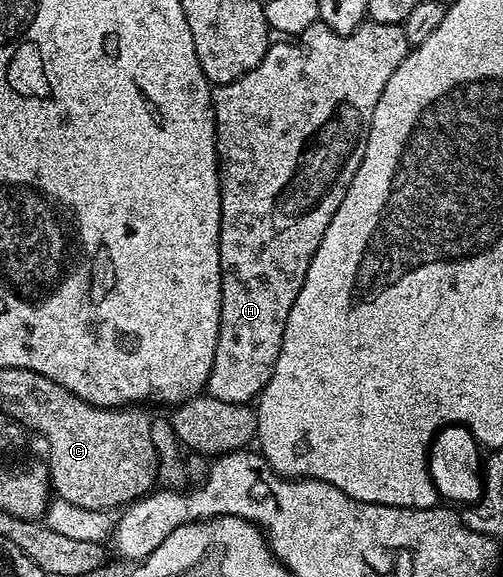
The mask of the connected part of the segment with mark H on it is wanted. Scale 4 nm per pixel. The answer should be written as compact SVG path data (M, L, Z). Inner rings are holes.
M368 19L357 30L342 36L320 22L309 26L309 30L305 30L300 36L283 38L272 43L258 66L249 70L241 78L228 84L218 85L212 91L211 105L215 111L215 152L219 156L219 189L221 190L221 226L219 227L221 322L217 350L213 354L213 370L207 379L206 395L221 398L221 402L251 404L269 382L277 366L277 354L281 354L281 338L285 334L285 322L289 322L289 310L293 310L293 302L297 302L297 294L301 294L301 286L305 286L305 274L309 270L309 262L313 262L313 254L317 254L317 246L321 246L321 238L325 238L325 230L333 214L337 214L337 206L341 206L341 198L345 198L345 190L349 190L349 182L353 182L353 174L357 174L357 166L361 166L361 158L365 158L365 146L369 138L369 126L373 122L373 110L377 110L377 98L381 98L381 90L385 90L385 82L393 78L393 70L401 66L408 51L409 45L402 24L382 24Z

